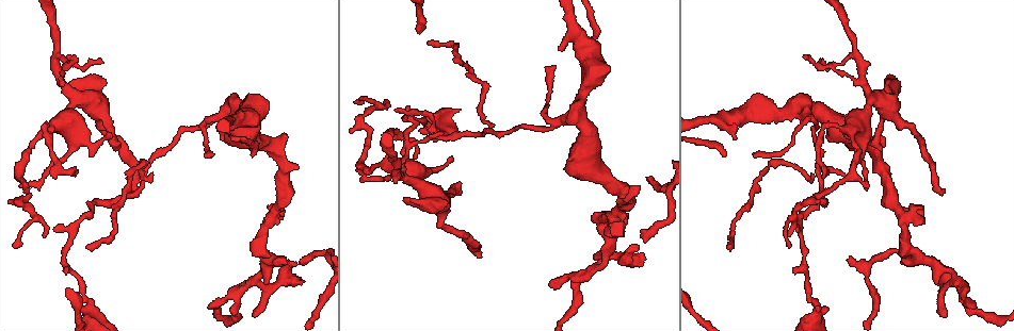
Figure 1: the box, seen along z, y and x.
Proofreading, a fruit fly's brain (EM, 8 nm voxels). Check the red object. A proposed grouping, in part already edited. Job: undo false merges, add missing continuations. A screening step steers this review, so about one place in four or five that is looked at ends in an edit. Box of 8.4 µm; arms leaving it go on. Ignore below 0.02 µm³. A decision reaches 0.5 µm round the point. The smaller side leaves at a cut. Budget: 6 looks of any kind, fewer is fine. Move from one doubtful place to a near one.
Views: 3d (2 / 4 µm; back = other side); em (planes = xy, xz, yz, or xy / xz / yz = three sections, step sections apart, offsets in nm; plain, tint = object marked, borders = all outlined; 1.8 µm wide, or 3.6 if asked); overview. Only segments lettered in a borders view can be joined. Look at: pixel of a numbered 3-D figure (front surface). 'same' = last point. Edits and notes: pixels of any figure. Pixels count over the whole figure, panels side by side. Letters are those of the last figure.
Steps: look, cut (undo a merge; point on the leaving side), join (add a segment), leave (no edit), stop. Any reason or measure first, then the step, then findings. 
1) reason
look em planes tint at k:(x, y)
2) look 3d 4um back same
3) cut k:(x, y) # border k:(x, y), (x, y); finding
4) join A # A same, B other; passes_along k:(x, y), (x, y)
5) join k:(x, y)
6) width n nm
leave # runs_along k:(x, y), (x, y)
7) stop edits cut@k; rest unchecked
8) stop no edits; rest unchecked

thin arm on a thick one
look em planes plain at 1:(427, 134)

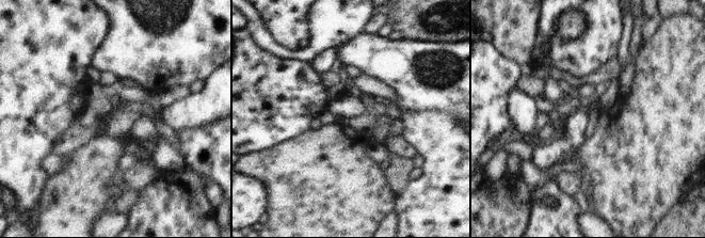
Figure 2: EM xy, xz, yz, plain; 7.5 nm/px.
look em planes borders same

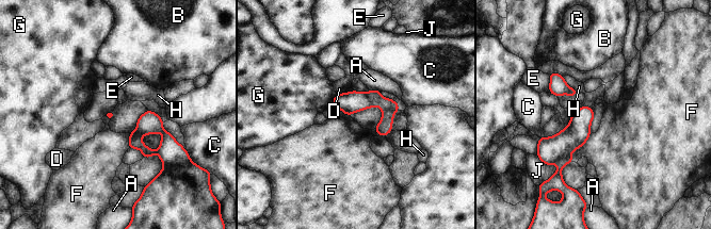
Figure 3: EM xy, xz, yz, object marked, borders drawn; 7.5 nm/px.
width 60 nm
cut 3:(351, 102) # A other, B other, C other, D other, E other, F other, G other, H other, J other; border 3:(369, 91), (368, 95), (372, 107); a second cell is stuck on

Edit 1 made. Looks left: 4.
look overview

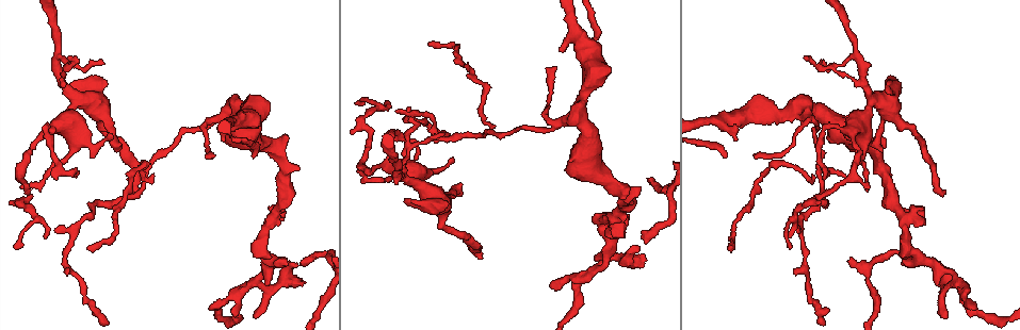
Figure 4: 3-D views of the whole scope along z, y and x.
look 3d 2um at 4:(118, 147)

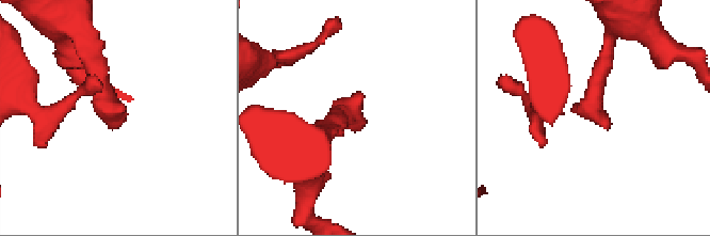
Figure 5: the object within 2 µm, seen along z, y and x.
look em planes borders at 5:(607, 120)

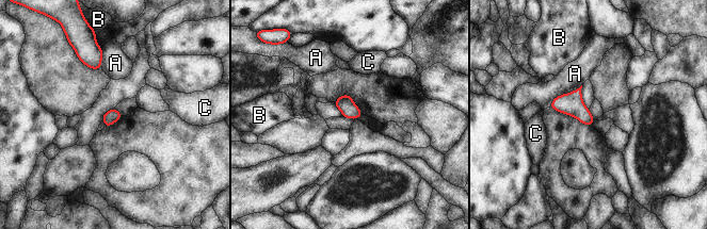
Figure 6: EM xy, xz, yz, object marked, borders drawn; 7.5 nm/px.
leave # A other, B other, C other; border 6:(581, 84), (558, 95), (549, 107); no lettered segment goes on from it

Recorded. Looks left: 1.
stop edits cut@3; rest unchecked

